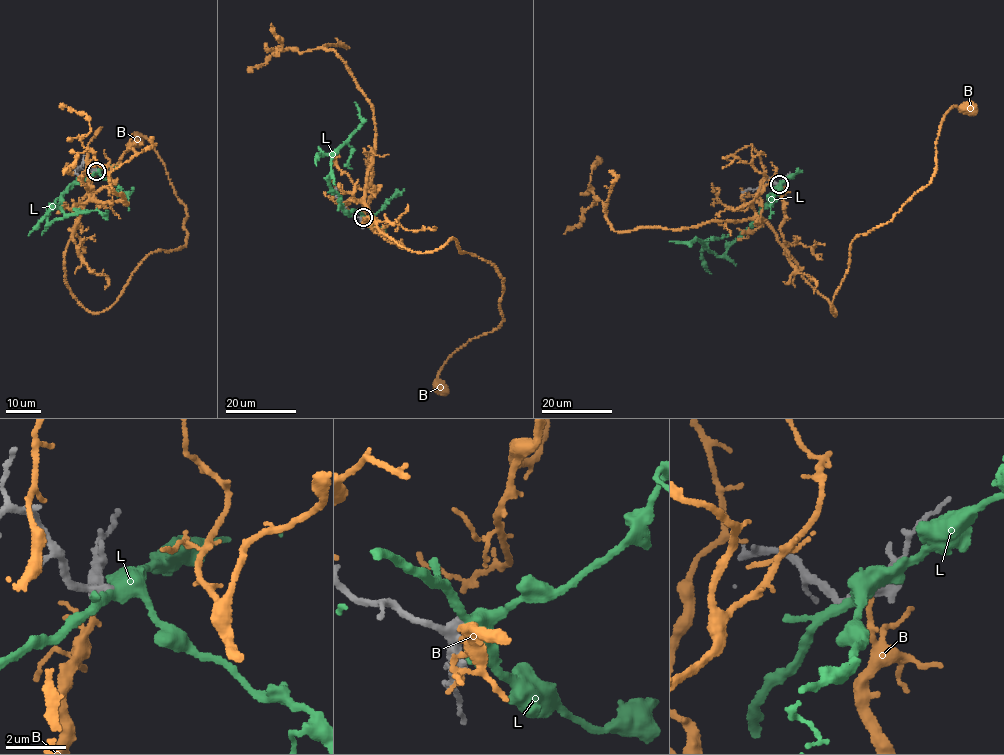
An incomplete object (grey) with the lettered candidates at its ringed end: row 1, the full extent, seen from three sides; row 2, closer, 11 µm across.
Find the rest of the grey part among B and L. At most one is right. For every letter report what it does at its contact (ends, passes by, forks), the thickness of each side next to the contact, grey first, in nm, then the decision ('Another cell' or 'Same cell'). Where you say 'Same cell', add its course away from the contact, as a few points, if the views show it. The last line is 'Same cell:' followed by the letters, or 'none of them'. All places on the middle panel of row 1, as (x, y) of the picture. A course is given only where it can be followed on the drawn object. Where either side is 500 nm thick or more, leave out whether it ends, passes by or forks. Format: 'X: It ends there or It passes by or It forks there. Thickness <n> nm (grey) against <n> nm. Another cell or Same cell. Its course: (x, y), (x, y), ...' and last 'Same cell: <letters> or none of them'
B: It ends there. Thickness 380 nm (grey) against 180 nm. Another cell
L: It forks there. Thickness 240 nm (grey) against 380 nm. Another cell
Same cell: none of them

